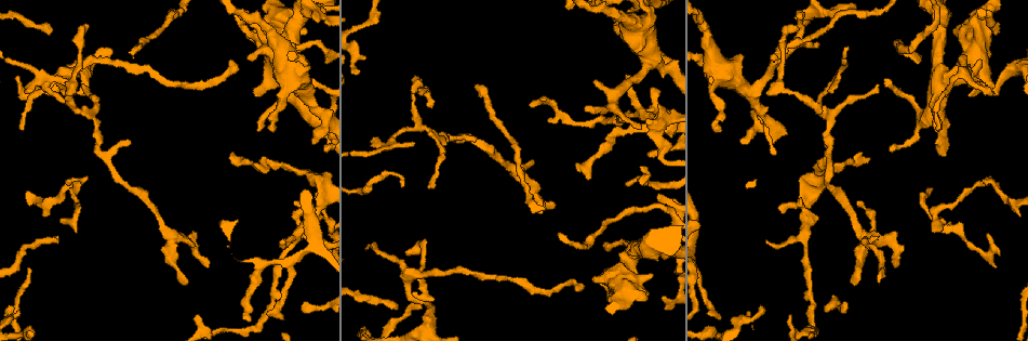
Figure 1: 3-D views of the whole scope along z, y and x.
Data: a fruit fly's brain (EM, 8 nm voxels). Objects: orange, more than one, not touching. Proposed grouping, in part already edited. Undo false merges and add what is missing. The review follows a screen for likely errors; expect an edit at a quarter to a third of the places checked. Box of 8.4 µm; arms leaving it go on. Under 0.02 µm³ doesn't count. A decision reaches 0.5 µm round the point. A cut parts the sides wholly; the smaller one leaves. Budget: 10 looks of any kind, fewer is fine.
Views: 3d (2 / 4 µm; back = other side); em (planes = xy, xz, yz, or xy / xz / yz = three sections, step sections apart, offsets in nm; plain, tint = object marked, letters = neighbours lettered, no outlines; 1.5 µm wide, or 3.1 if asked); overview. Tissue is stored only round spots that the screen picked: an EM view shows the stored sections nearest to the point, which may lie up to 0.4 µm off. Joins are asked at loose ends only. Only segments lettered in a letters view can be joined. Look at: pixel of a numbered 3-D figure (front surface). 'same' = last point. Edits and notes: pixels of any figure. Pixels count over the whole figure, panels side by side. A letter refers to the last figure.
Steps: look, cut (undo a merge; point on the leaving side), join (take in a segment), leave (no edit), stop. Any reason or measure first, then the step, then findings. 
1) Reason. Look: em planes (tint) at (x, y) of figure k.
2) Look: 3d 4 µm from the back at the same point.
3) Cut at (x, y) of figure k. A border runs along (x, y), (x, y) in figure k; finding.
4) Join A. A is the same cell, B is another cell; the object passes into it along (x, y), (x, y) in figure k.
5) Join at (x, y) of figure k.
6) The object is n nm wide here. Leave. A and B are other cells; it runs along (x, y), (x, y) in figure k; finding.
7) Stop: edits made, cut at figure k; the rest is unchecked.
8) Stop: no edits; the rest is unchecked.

Free end. Look: 3d 2 µm at (627, 76) of figure 1.

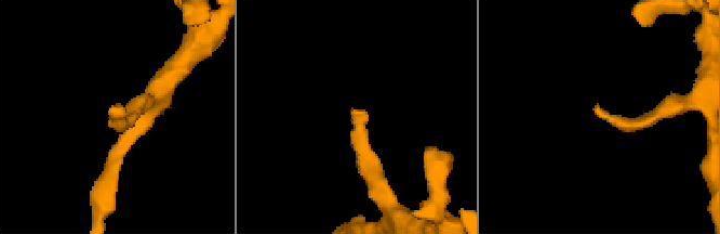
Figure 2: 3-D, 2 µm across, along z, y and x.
Look: em xz step 4 (letters) at (120, 104) of figure 2.

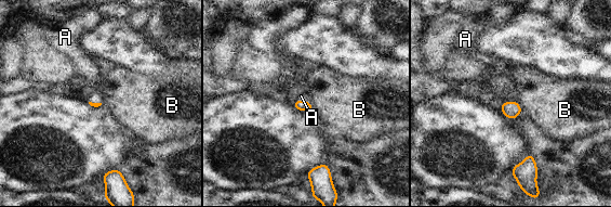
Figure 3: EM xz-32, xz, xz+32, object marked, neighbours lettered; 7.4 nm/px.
Cut it another way. Look: em planes (letters) at the same point.

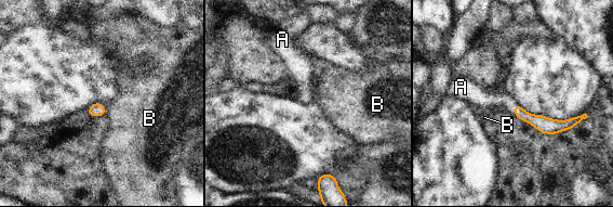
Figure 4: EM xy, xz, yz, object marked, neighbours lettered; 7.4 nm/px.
Join at (489, 99) of figure 4. A is the same cell, B is another cell; it goes on there.

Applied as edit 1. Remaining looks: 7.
Redraw. Look: overview.

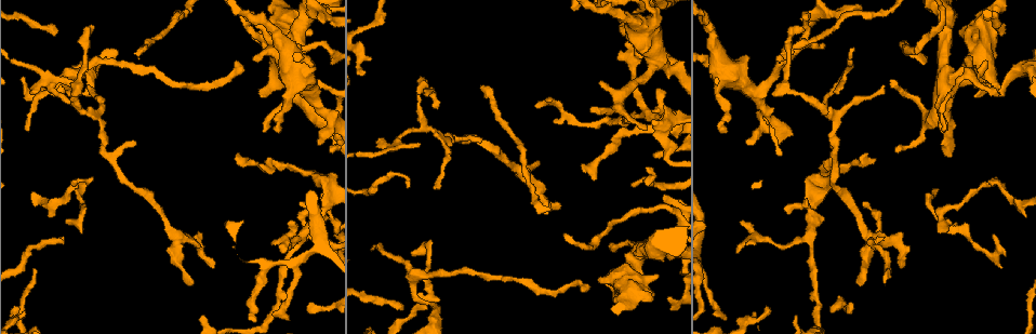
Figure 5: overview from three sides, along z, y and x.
An open end. Look: 3d 4 µm from the back at (192, 284) of figure 5.

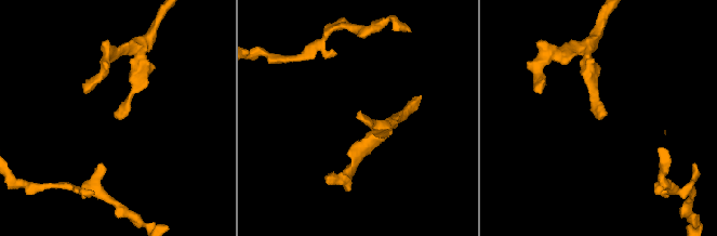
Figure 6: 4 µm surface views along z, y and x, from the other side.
Look: em planes (letters) at (357, 113) of figure 6.

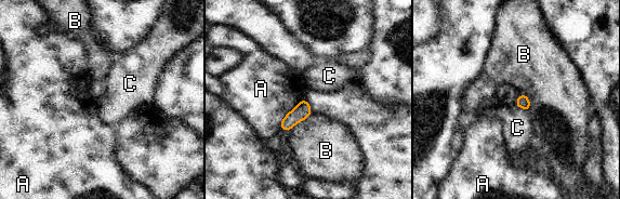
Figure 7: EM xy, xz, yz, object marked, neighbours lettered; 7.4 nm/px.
The longest contact is with A, 280 nm. Leave. A, B and C are other cells; a border runs along (515, 105), (528, 111) in figure 7; none of them fits.

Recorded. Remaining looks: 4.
Branch stops here. Look: em xz step 8 (letters) at (481, 142) of figure 5.

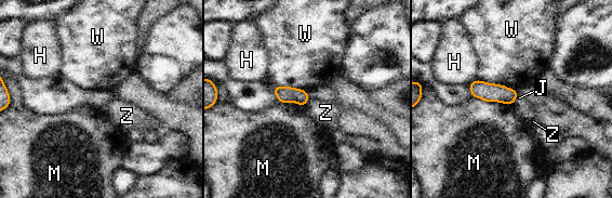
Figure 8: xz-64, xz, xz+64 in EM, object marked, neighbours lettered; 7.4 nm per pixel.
Leave. H, J, M, W and Z are other cells; a border runs along (309, 98), (303, 105) in figure 8; none of them fits.

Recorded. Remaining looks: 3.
Thin end. Look: 3d 2 µm from the back at (32, 91) of figure 5.

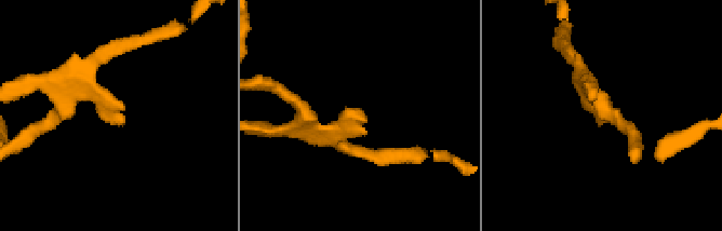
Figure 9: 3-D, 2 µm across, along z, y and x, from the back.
Now the EM. Look: em planes (letters) at (123, 120) of figure 9.

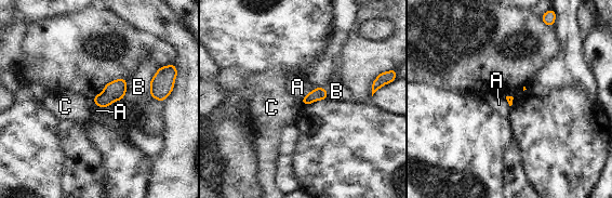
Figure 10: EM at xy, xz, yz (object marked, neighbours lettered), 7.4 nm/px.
Leave. A, B and C are other cells; a border runs along (92, 97), (94, 103) in figure 10; none of them fits.

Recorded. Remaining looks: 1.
Stop: edits made, join at figure 4; the rest is unchecked.

